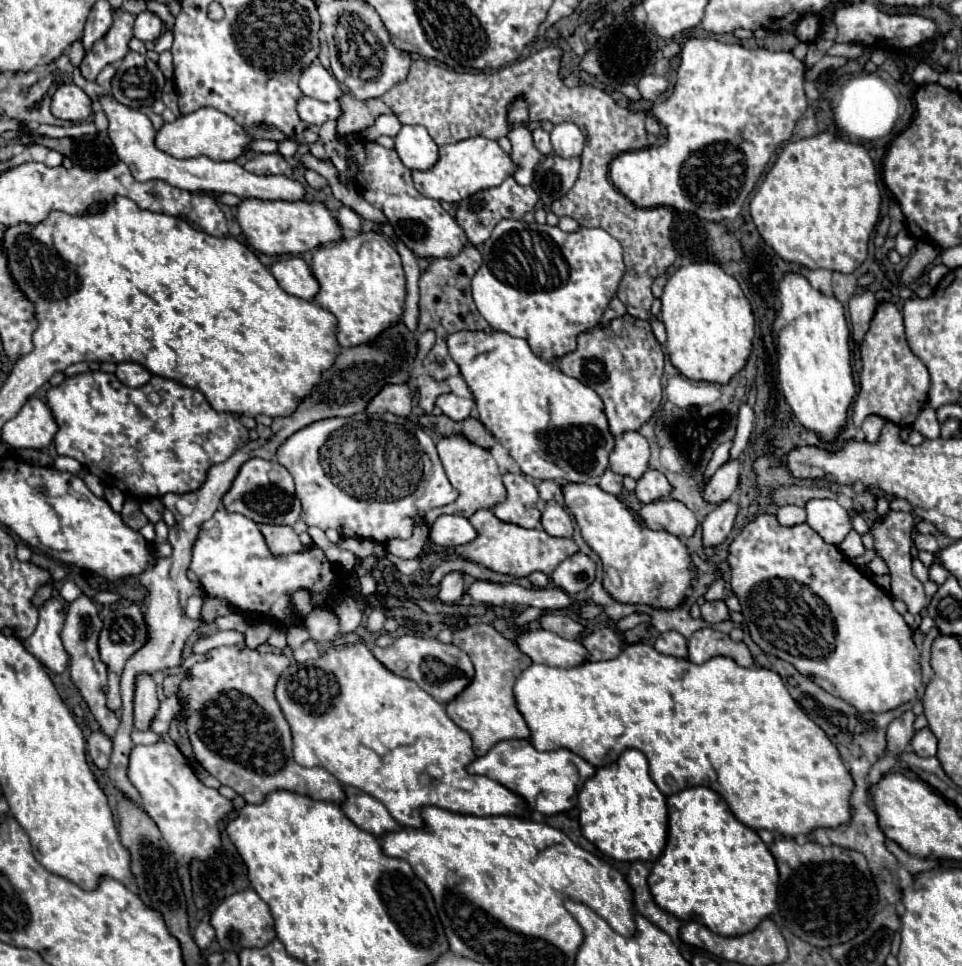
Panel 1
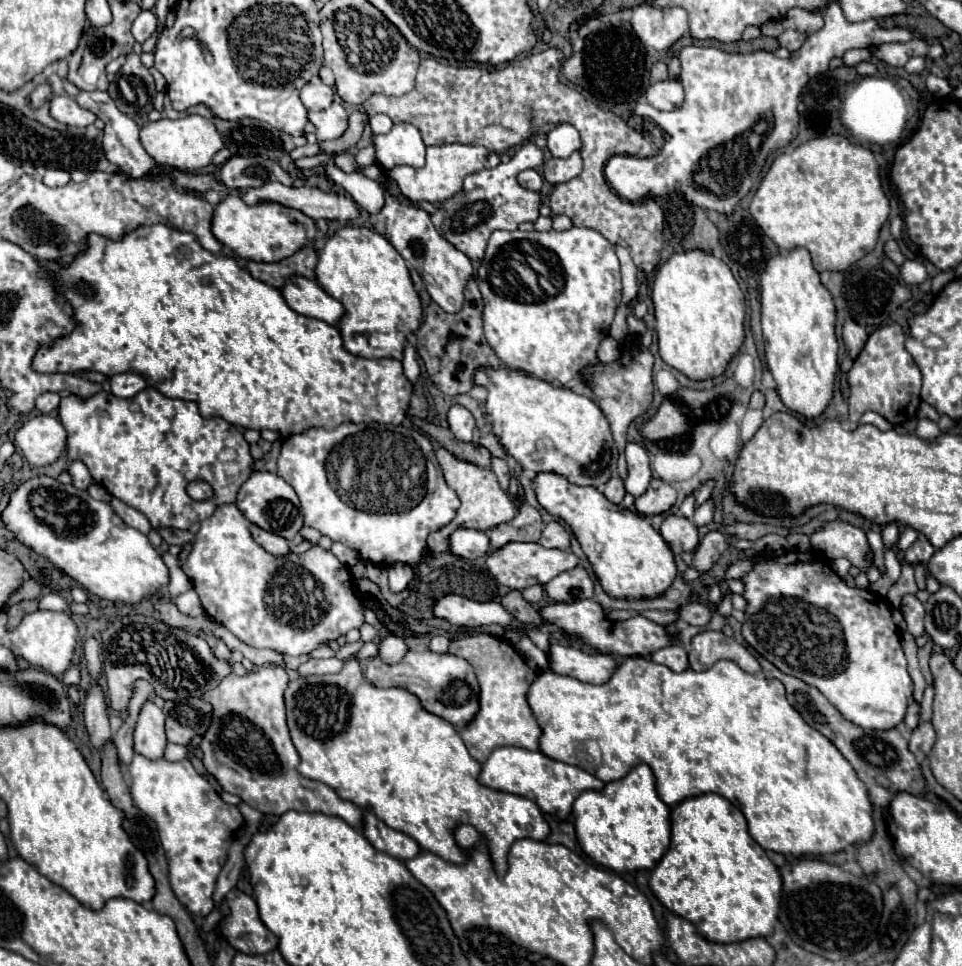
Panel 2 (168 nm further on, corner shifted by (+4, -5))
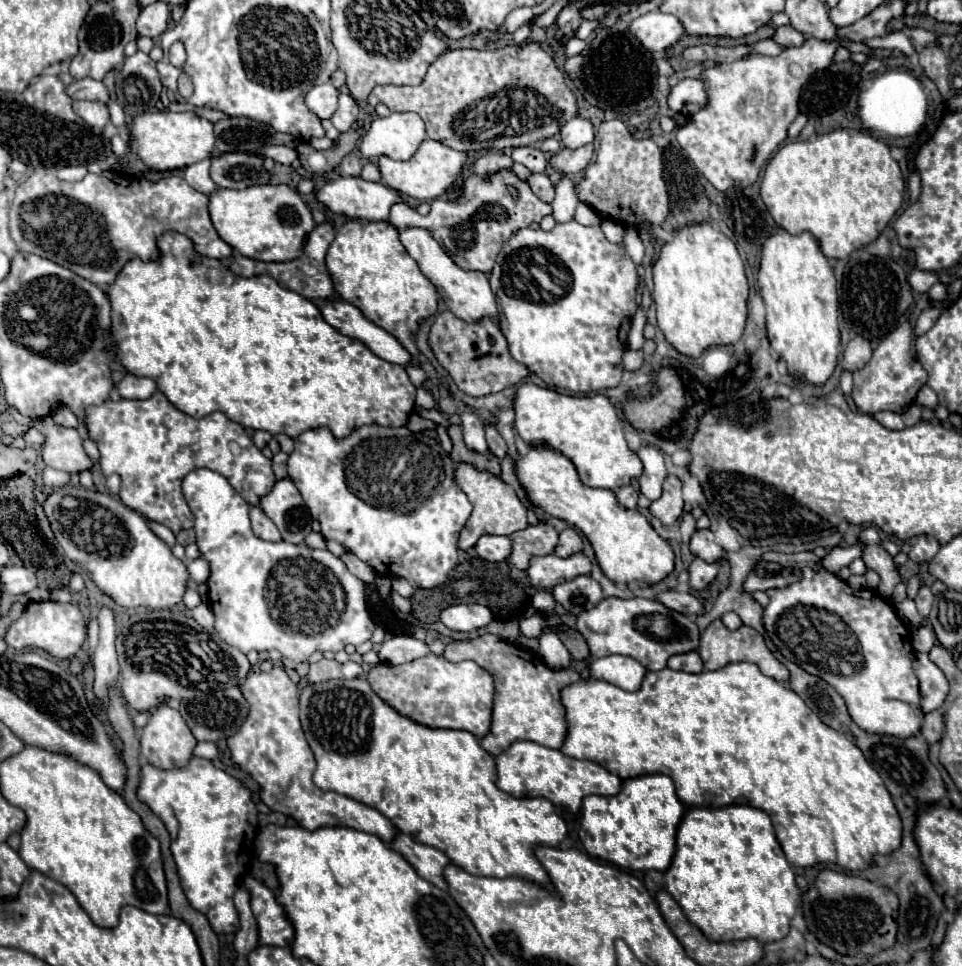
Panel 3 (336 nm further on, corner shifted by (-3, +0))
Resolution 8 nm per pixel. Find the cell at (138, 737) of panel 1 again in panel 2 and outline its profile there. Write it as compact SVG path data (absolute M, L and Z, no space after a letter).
M168 743L168 745L166 745L166 751L164 751L164 757L166 757L168 761L180 761L180 759L188 757L188 747Z

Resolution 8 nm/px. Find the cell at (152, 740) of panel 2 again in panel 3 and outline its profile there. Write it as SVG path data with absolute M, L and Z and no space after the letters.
M167 704L151 714L141 734L141 754L159 770L187 766L193 756L193 746L197 746L197 740L187 722L181 718L179 710L173 710Z

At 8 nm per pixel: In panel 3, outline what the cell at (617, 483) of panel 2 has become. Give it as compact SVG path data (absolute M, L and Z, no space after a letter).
M623 486L623 488L615 490L615 496L617 496L617 500L619 500L625 508L629 508L629 510L635 510L635 508L637 508L637 498L639 498L639 494L633 490L633 486Z

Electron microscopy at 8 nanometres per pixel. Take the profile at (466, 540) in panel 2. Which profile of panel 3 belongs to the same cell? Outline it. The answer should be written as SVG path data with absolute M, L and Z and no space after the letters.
M483 536L475 544L475 550L489 562L505 562L511 554L511 542L507 536Z

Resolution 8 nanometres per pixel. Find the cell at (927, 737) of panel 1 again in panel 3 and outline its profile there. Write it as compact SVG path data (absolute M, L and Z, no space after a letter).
M933 710L933 712L925 714L923 726L921 726L921 734L925 736L925 740L929 744L939 742L941 732L943 732L943 714L941 714L941 710Z

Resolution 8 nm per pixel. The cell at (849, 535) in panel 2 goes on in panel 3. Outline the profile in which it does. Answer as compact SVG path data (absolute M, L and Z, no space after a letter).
M865 528L861 532L861 542L865 542L865 552L863 552L863 562L867 568L875 570L881 576L879 584L879 594L881 596L891 596L895 584L899 584L903 578L895 566L895 560L879 546L879 534L875 528Z

